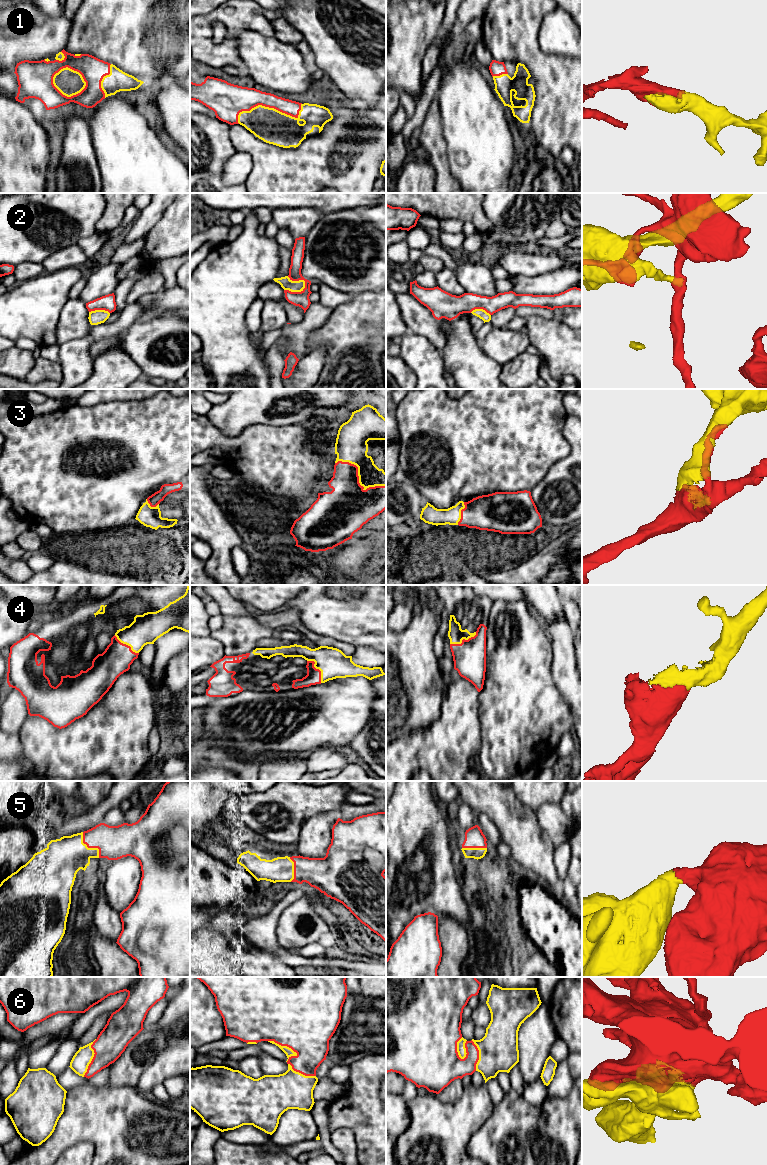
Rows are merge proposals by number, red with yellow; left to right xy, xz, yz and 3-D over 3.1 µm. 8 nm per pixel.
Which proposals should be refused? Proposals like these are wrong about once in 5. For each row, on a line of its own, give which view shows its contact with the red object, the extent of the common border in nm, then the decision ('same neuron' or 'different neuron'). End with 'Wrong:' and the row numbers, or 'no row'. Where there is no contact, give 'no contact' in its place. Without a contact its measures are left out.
1: contact in xz; length 550 nm; same neuron
2: contact in xz; length 190 nm; different neuron
3: contact in xz; length 460 nm; same neuron
4: contact in xz; length 220 nm; same neuron
5: contact in xy; length 240 nm; same neuron
6: contact in xz; length 260 nm; same neuron
Wrong: 2

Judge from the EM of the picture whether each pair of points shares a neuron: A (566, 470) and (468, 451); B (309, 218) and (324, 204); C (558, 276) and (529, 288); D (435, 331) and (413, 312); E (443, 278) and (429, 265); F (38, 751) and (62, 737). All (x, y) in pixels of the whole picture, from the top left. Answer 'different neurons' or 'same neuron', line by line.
A: different neurons
B: different neurons
C: same neuron
D: same neuron
E: different neurons
F: same neuron

